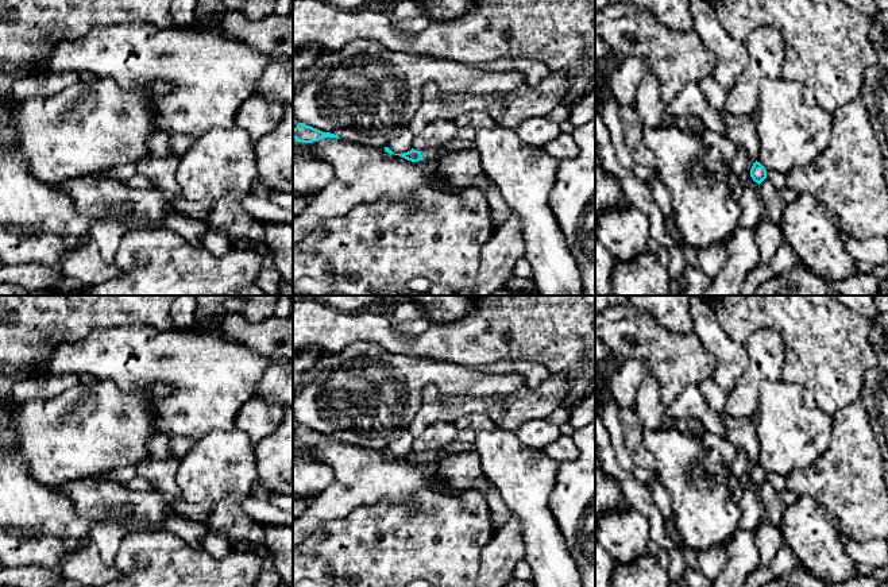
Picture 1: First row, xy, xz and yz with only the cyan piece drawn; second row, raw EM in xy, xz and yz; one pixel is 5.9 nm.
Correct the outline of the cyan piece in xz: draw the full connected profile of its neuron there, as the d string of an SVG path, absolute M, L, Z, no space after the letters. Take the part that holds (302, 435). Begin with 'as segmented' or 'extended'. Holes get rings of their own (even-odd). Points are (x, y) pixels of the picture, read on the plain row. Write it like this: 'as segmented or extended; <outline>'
as segmented; M298 425L297 429L293 432L293 440L297 444L313 445L320 443L321 440L340 440L340 439L331 435L323 435L304 425Z

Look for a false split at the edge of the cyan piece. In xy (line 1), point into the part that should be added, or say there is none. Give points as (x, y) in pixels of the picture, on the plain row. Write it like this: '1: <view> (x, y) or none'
1: none

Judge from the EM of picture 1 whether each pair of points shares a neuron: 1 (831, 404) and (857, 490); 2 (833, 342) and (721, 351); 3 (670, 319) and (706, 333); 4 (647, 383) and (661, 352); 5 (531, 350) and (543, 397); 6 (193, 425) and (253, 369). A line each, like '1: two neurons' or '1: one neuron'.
1: two neurons
2: two neurons
3: two neurons
4: two neurons
5: two neurons
6: one neuron

